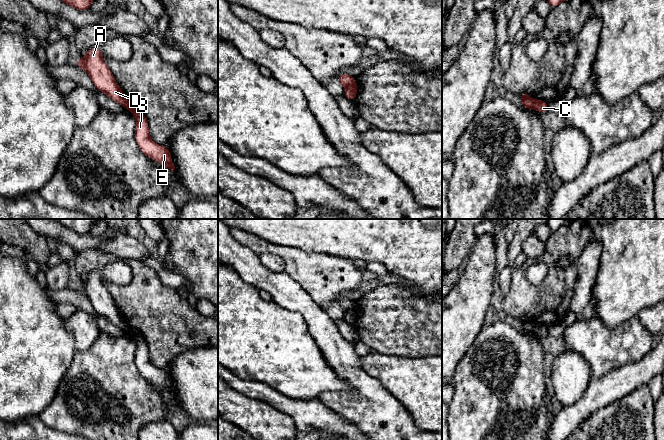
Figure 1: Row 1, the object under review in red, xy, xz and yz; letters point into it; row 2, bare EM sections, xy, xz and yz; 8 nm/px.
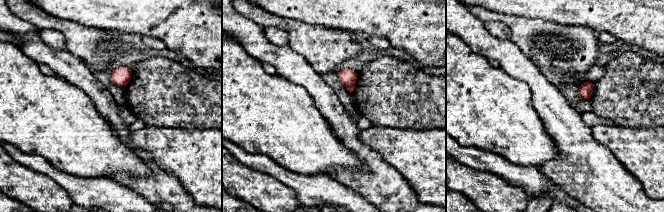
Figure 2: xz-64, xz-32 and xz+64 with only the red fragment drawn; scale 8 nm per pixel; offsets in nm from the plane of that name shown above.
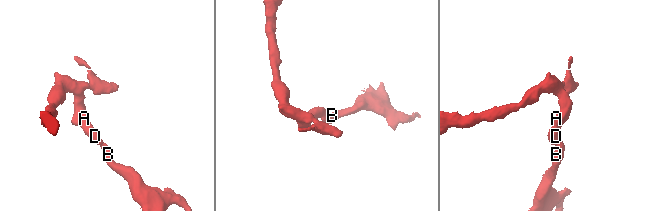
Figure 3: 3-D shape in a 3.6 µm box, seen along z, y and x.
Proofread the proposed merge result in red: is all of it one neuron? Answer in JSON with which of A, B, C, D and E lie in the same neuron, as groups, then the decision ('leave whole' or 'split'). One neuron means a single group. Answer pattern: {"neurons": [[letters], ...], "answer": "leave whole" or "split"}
{"neurons": [["A", "D"], ["B", "C", "E"]], "answer": "split"}

